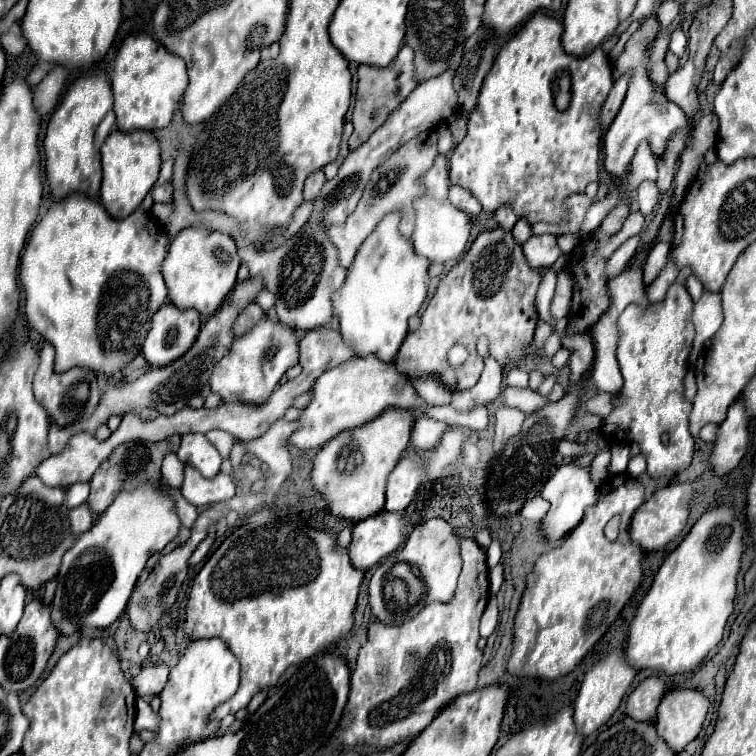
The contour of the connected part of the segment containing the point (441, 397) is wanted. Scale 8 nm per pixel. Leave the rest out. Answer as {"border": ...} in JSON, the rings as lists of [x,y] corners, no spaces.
{"border":[[[427,378],[411,380],[411,384],[415,386],[417,394],[431,406],[439,406],[439,404],[449,404],[451,402],[451,394],[453,392],[445,384],[439,384],[433,378],[431,378],[431,382],[427,382]]]}

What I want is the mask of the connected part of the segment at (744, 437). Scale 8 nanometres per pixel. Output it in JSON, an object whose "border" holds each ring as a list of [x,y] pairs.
{"border":[[[741,400],[733,402],[729,406],[725,422],[719,426],[719,446],[715,440],[713,452],[711,452],[711,464],[715,474],[725,474],[731,472],[739,460],[747,452],[747,442],[749,442],[749,416],[745,412],[745,406]]]}

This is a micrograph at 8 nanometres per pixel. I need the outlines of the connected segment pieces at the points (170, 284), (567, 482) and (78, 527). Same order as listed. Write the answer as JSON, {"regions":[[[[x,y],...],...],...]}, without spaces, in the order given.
{"regions":[[[[185,228],[171,240],[167,258],[163,260],[163,278],[169,290],[169,302],[177,308],[195,308],[203,316],[211,316],[233,290],[237,270],[239,256],[233,238],[207,228]]],[[[569,462],[549,478],[549,482],[541,490],[541,496],[551,504],[549,512],[543,518],[543,534],[547,536],[547,540],[559,540],[561,536],[569,534],[583,520],[585,510],[599,500],[599,484],[591,480],[589,468],[583,468],[577,462]]],[[[81,504],[81,506],[73,508],[73,510],[69,512],[69,522],[71,522],[71,532],[73,532],[75,536],[79,536],[79,534],[83,534],[85,530],[89,530],[91,524],[93,524],[93,514],[89,512],[89,506],[87,506],[87,504]]]]}

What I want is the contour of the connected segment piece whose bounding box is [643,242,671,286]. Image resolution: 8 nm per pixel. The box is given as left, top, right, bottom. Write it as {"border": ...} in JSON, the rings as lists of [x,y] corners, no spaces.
{"border":[[[657,242],[657,244],[649,250],[649,254],[647,254],[647,258],[645,258],[645,264],[643,264],[643,284],[645,284],[645,286],[649,286],[649,284],[653,282],[653,278],[659,274],[659,270],[665,266],[669,248],[671,248],[669,244]]]}

